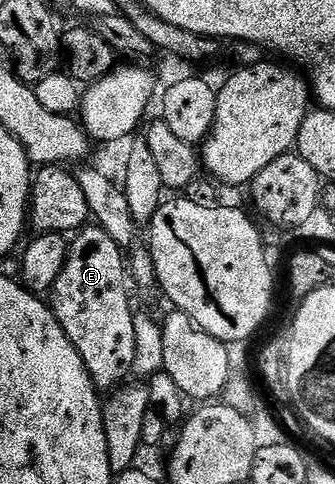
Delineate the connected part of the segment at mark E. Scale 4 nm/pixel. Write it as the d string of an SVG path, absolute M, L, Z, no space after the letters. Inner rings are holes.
M88 223L70 238L67 247L65 267L57 275L55 284L49 290L49 304L55 317L61 323L65 335L77 347L81 359L91 376L91 382L100 391L111 391L132 376L137 355L136 310L131 309L129 286L129 265L125 260L124 246L119 245L97 223Z

